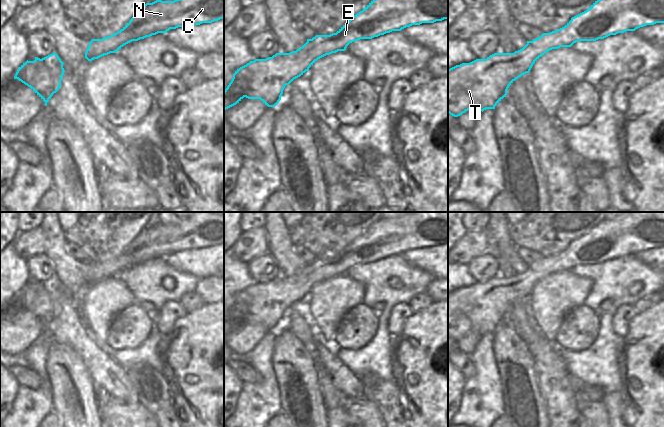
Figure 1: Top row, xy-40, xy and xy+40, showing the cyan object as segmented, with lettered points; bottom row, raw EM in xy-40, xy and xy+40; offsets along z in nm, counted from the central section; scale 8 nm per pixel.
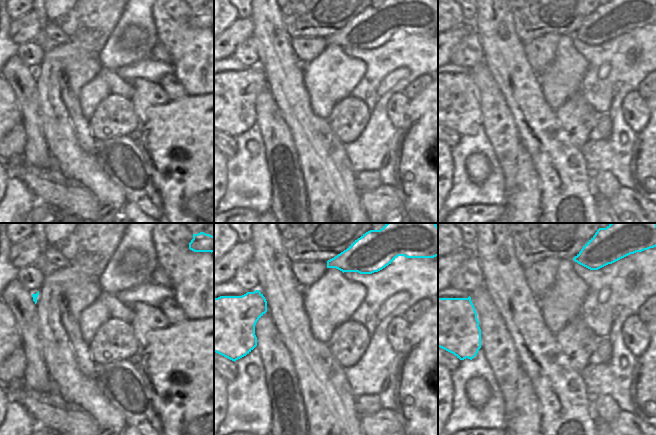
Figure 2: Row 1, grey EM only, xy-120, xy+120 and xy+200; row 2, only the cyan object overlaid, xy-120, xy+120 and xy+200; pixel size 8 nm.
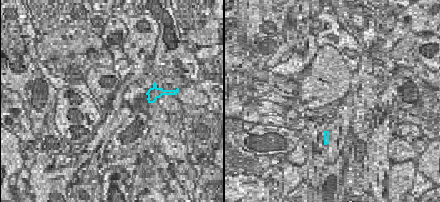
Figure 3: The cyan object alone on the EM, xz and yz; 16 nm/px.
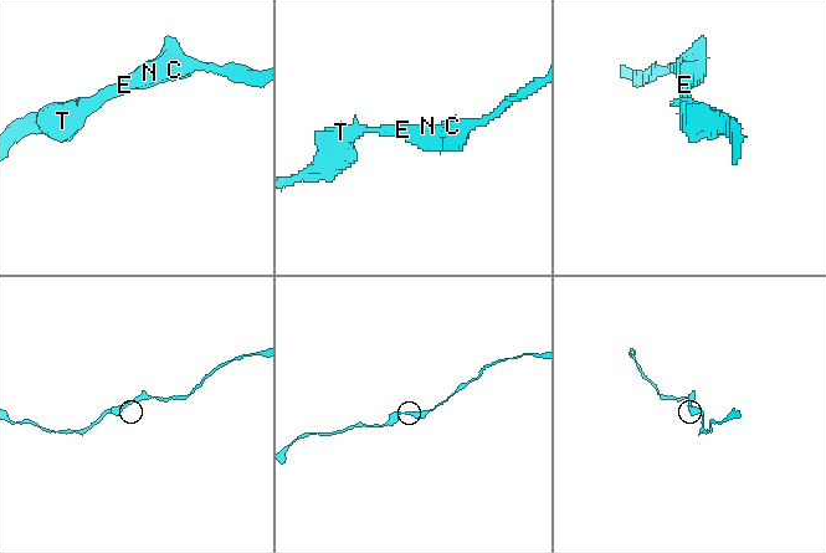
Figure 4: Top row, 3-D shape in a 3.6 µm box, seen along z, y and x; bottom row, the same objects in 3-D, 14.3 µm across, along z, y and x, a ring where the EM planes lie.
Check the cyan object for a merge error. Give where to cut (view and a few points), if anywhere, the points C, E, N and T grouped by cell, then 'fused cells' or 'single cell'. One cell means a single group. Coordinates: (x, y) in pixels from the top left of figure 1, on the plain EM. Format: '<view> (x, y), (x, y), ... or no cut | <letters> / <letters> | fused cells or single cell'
no cut | C E N T | single cell

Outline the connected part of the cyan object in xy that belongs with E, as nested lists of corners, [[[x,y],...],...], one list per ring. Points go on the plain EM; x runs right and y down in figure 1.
[[[407,212],[400,217],[380,219],[362,235],[351,241],[336,257],[316,259],[290,277],[276,277],[266,283],[255,283],[240,291],[224,314],[224,334],[236,329],[244,321],[260,323],[268,331],[275,331],[283,314],[294,303],[303,299],[320,282],[345,275],[347,270],[360,263],[372,263],[392,255],[401,255],[412,249],[434,247],[448,243],[448,212]]]

